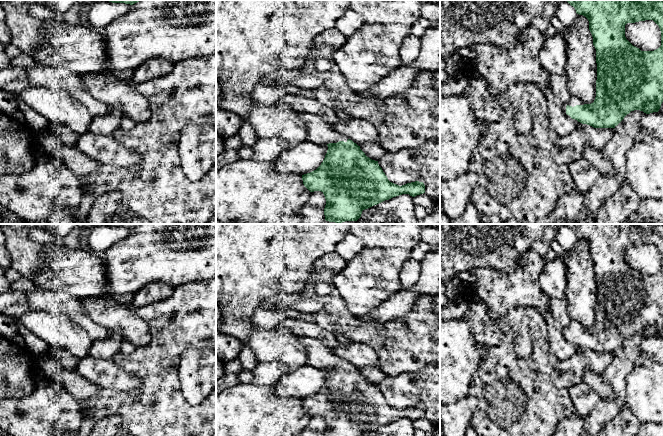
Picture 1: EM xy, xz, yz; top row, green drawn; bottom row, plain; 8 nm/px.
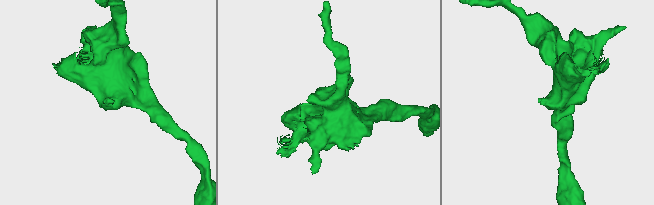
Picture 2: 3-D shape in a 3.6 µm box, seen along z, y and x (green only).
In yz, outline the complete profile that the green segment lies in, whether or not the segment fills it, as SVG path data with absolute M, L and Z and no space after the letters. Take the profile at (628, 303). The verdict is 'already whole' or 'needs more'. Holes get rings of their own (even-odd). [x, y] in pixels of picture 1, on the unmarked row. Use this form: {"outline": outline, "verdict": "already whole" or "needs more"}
{"outline": "M565 224L579 239L589 245L589 254L596 273L597 304L596 321L593 327L585 328L572 320L563 328L564 338L580 349L594 352L615 352L631 335L640 334L646 338L658 336L663 326L663 224ZM653 244L661 255L661 270L654 275L641 275L625 261L625 249L639 245Z", "verdict": "needs more"}

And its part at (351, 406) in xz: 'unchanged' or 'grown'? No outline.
grown

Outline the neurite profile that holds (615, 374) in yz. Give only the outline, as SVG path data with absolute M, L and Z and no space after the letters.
M634 334L614 352L614 358L603 372L604 378L613 389L613 399L601 399L585 417L586 436L597 436L625 405L625 381L641 354L641 344L646 339Z

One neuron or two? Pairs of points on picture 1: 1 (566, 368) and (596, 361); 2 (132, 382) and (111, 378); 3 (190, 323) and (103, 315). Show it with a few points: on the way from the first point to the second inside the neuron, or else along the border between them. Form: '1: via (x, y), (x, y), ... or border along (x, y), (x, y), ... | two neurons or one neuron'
1: via (573, 368), (580, 361), (589, 361) | one neuron
2: via (127, 381), (116, 379) | one neuron
3: border along (127, 306), (147, 324), (150, 341) | two neurons

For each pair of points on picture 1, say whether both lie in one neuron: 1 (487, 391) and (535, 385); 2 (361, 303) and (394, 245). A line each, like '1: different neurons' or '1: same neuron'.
1: same neuron
2: same neuron

